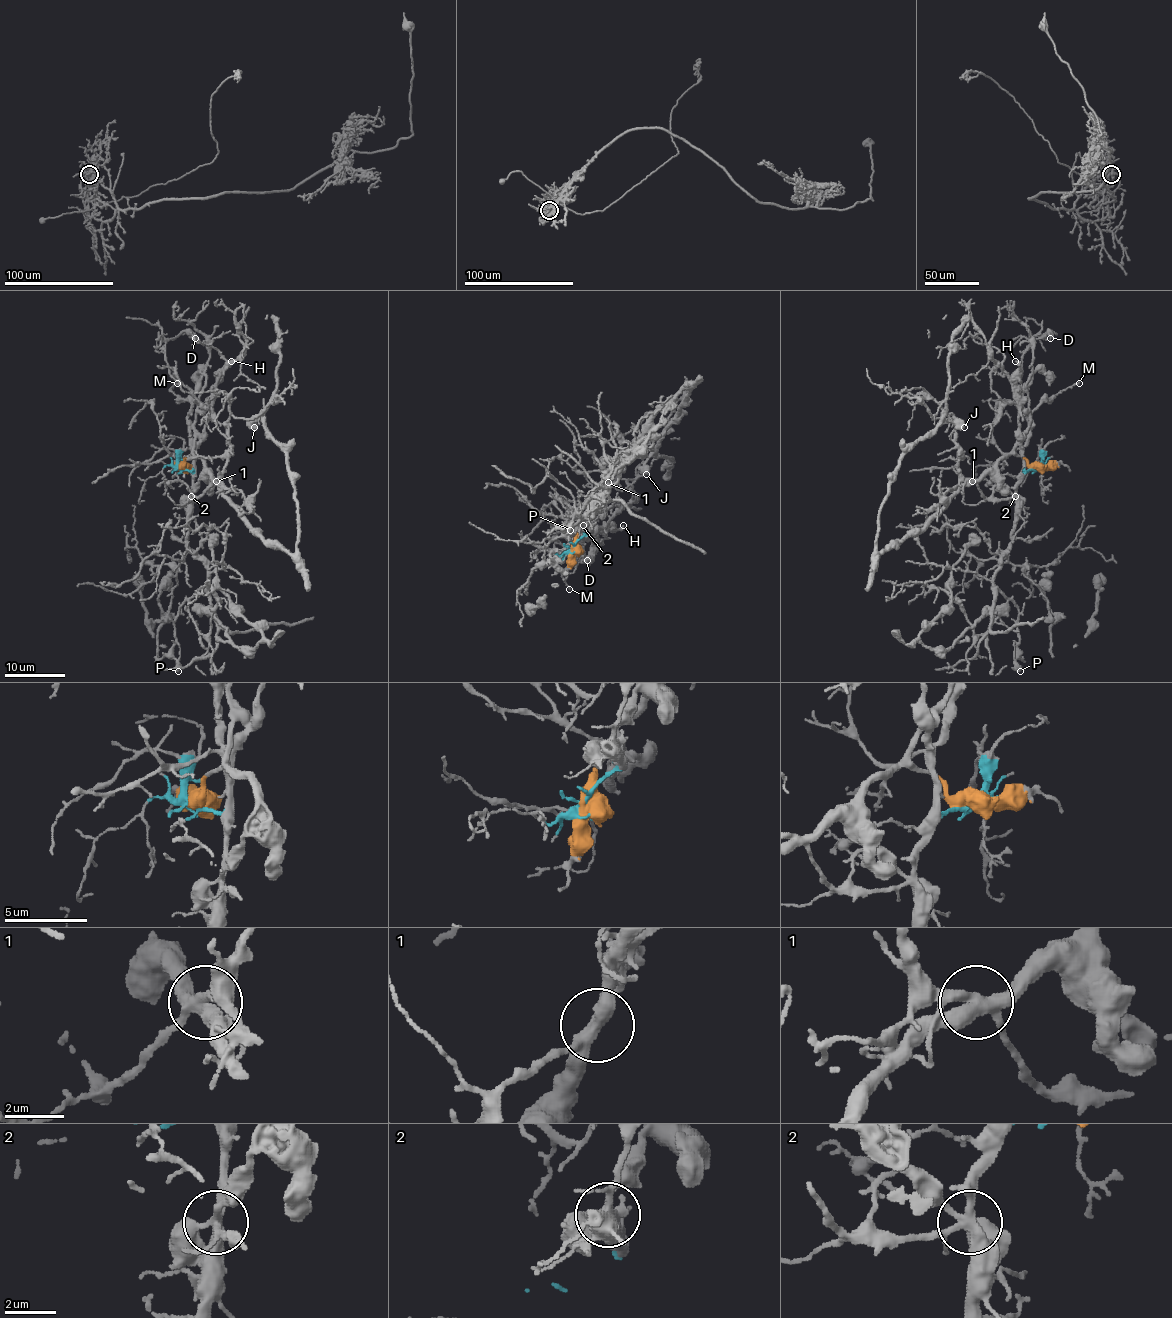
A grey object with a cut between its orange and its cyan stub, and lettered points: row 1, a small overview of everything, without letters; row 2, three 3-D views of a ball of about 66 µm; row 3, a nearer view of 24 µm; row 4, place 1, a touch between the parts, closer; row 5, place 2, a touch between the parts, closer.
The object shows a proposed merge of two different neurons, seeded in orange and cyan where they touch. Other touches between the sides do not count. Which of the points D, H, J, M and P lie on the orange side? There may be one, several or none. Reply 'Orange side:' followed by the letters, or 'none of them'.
Orange side: H, J

